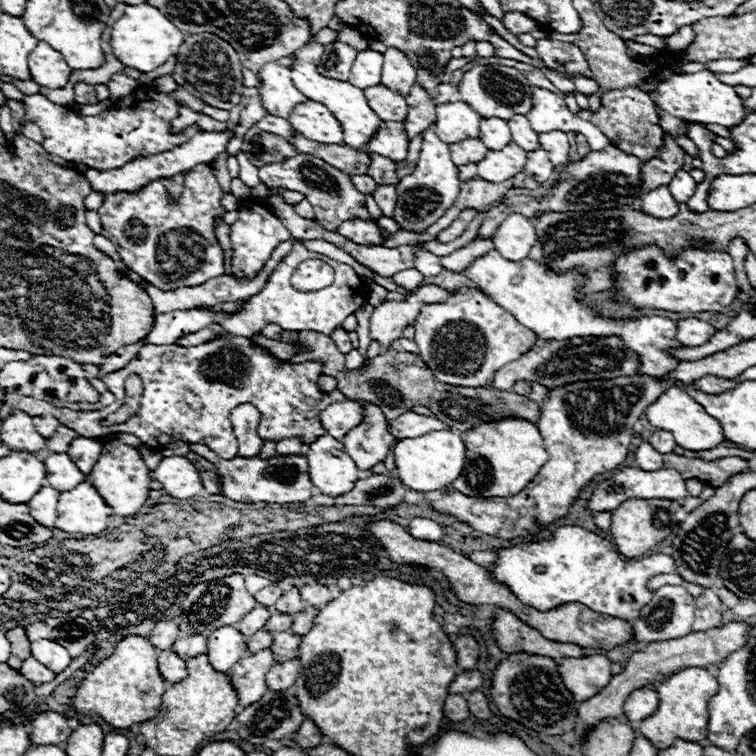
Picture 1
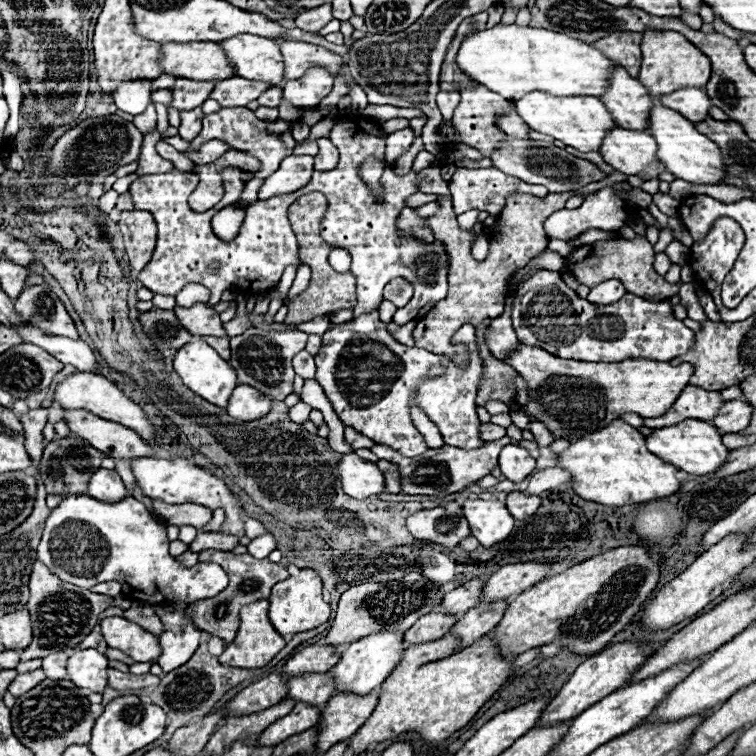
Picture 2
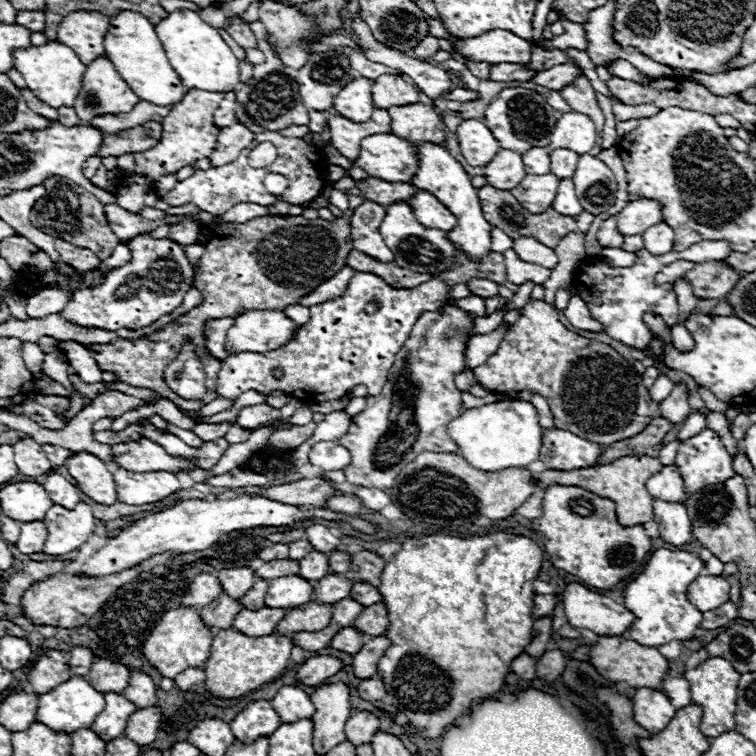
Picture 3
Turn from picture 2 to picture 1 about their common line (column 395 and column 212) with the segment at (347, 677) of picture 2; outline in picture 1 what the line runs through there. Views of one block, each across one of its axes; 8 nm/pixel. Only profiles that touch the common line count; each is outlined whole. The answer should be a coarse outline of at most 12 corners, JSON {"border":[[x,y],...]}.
{"border":[[234,626],[206,636],[216,672],[228,672],[244,654],[244,636]]}

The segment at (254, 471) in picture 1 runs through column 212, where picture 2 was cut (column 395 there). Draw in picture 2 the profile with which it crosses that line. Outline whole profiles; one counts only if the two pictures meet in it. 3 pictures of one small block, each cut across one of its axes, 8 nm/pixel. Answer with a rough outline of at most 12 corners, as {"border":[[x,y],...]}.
{"border":[[508,436],[476,450],[442,446],[432,456],[400,458],[402,494],[448,496],[498,464]]}

